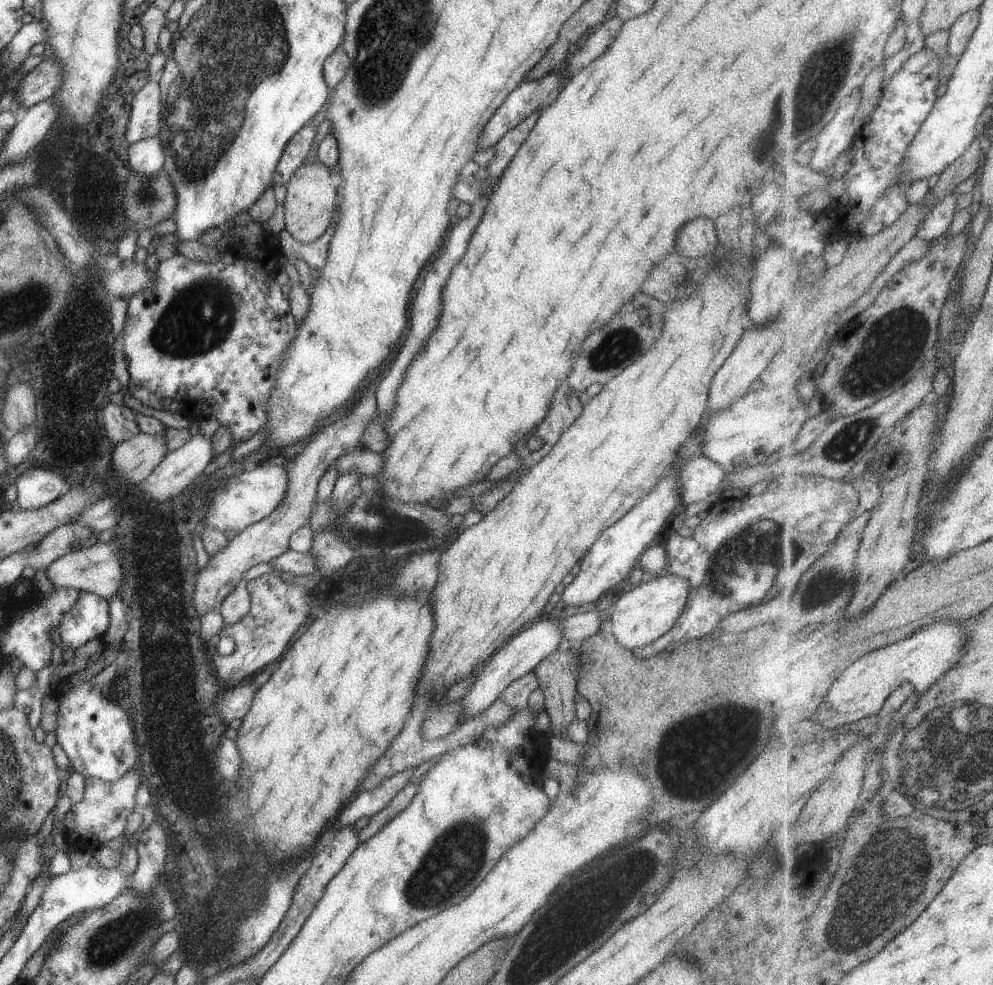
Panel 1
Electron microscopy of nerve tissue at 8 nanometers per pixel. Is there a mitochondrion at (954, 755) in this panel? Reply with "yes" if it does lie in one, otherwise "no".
yes

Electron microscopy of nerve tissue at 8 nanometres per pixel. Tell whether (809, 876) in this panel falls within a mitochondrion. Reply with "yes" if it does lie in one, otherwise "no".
no

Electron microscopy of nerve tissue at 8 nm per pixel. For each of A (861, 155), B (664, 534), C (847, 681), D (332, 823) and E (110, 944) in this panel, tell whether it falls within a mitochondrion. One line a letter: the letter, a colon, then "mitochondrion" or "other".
A: other
B: other
C: other
D: other
E: mitochondrion

